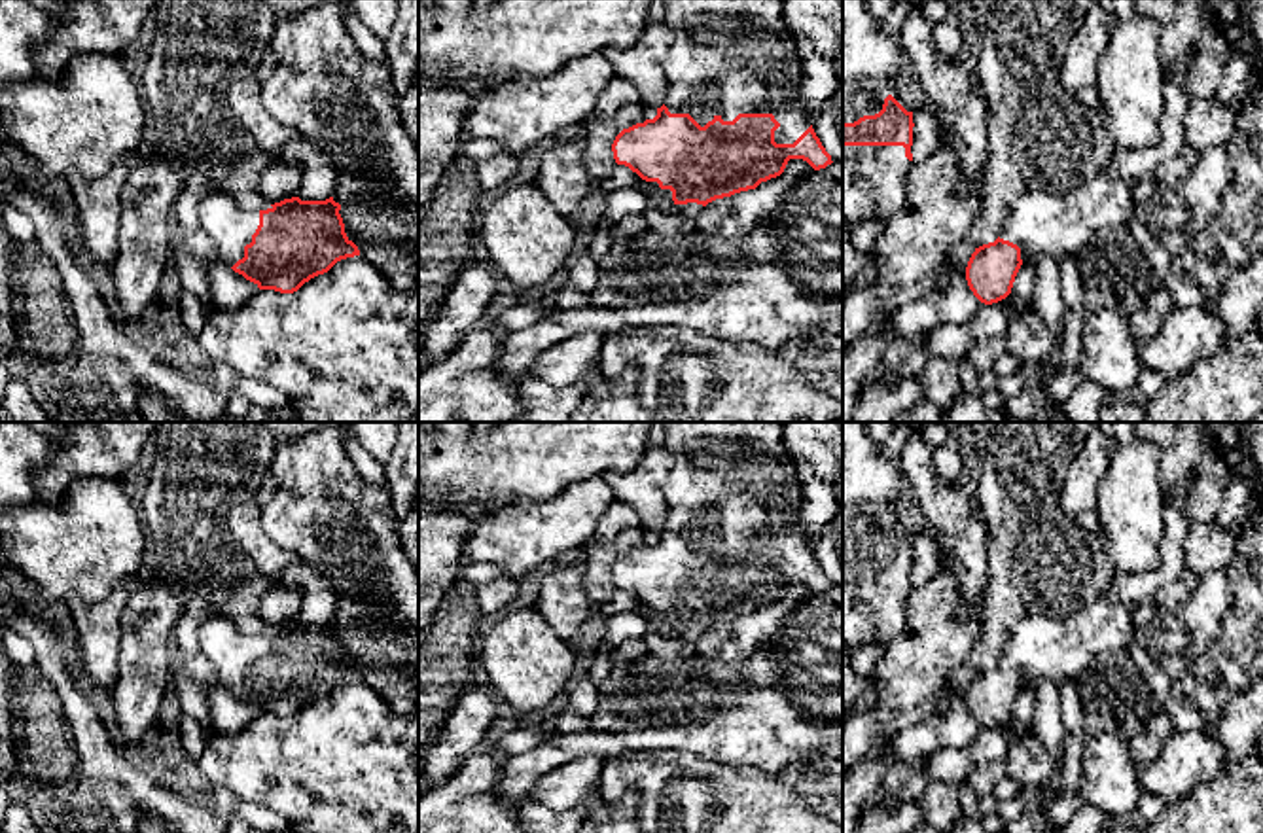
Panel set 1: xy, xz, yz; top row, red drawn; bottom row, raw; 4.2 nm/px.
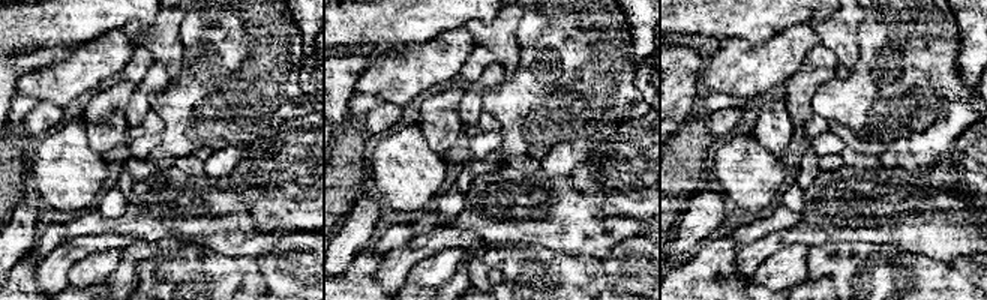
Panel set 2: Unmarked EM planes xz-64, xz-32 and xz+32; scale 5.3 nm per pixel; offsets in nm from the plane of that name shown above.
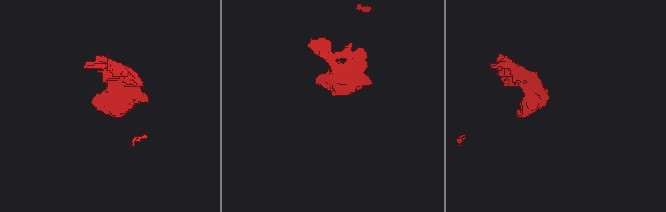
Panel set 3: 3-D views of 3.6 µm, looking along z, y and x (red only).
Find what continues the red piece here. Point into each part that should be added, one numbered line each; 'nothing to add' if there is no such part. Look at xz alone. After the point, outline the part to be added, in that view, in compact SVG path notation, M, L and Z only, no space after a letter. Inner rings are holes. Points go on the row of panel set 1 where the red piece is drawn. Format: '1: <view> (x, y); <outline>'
1: xz (729, 57); M663 0L665 25L674 42L665 59L670 114L689 114L701 127L720 115L773 114L780 127L776 144L793 144L809 127L799 98L803 66L793 36L784 21L784 0Z
2: xz (661, 199); M649 182L649 208L672 212L674 201L670 189L661 189L657 182Z

